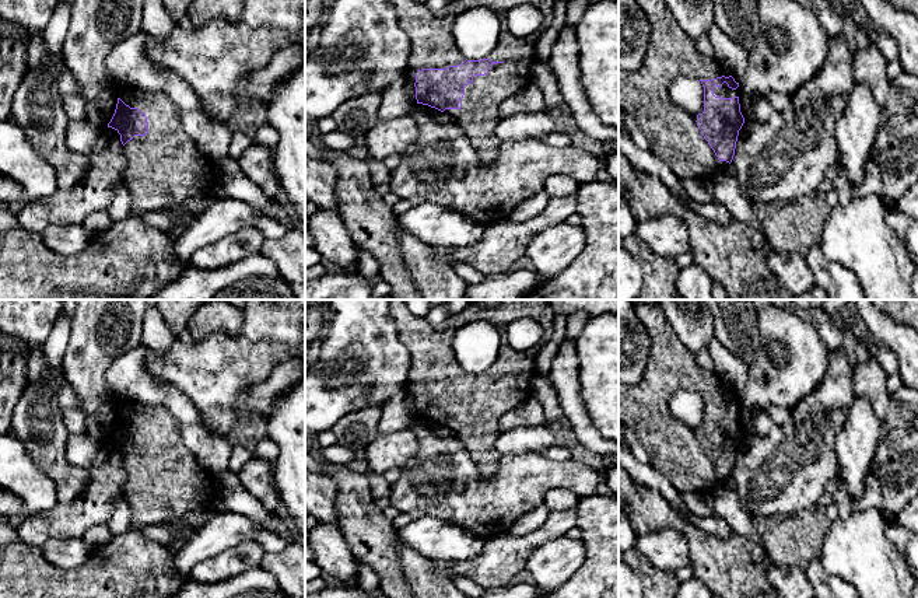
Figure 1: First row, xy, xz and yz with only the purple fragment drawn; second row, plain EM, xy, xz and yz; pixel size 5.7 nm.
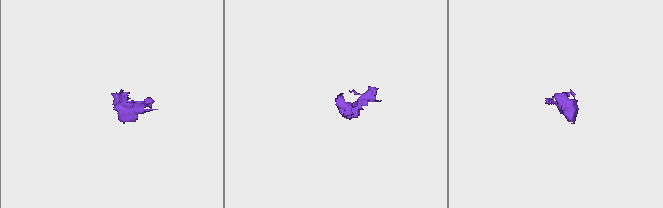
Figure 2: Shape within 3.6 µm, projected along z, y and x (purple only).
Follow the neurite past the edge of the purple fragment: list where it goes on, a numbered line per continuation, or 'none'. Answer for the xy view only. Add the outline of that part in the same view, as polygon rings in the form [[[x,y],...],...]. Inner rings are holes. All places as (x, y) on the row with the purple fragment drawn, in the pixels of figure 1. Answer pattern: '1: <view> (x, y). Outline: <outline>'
1: xy (164, 168). Outline: [[[126,85],[116,87],[115,94],[130,108],[144,112],[148,122],[146,136],[134,136],[123,146],[127,158],[125,183],[130,193],[132,210],[136,214],[167,210],[199,193],[214,190],[217,185],[216,164],[199,151],[195,140],[185,132],[176,115],[178,108],[167,94]]]

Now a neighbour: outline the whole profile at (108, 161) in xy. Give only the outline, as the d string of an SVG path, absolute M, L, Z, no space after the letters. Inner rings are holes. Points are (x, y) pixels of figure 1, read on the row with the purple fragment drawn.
M102 127L88 160L88 172L70 190L24 203L18 213L20 225L42 232L52 224L80 224L91 213L108 207L116 186L125 179L127 162L118 130Z

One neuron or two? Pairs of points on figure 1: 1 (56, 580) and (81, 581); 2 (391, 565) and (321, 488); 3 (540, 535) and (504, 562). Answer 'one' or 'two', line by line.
1: one
2: two
3: one

